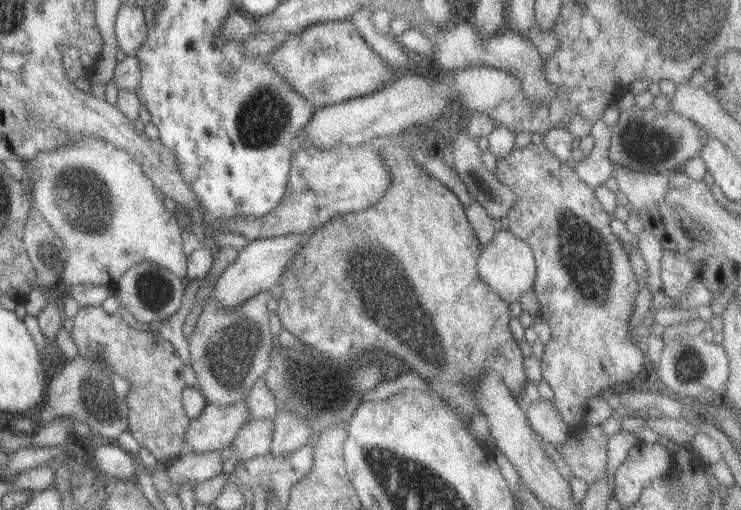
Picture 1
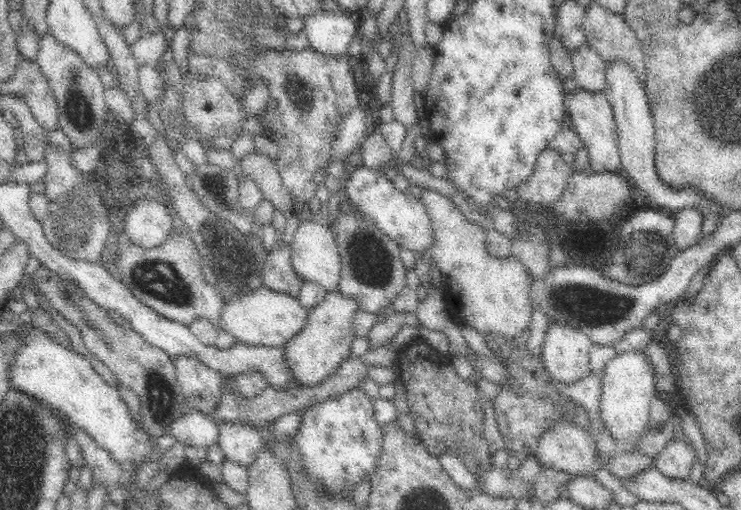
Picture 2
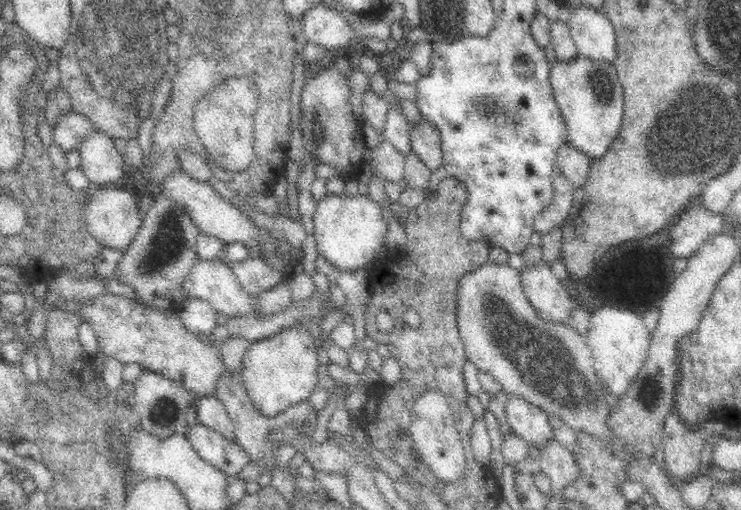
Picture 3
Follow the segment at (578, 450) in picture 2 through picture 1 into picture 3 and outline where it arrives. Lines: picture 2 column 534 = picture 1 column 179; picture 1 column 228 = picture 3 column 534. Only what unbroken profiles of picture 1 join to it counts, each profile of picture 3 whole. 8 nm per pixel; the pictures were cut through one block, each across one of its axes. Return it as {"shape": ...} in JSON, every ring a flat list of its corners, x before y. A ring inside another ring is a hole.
{"shape":[[506,393,506,418,511,430,515,431,518,437,530,444,531,448,538,444,544,444,548,438,553,438,552,428,548,423,547,414,538,406,529,404,525,398,514,394]]}

